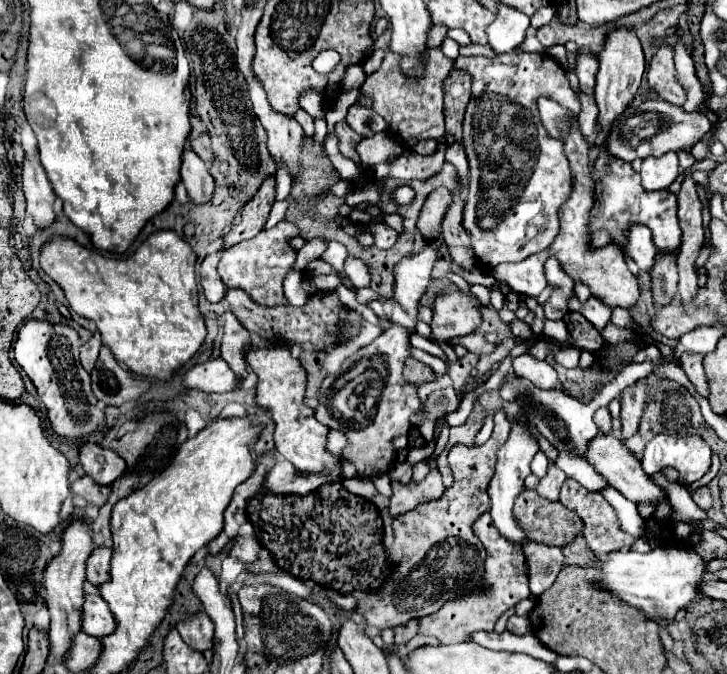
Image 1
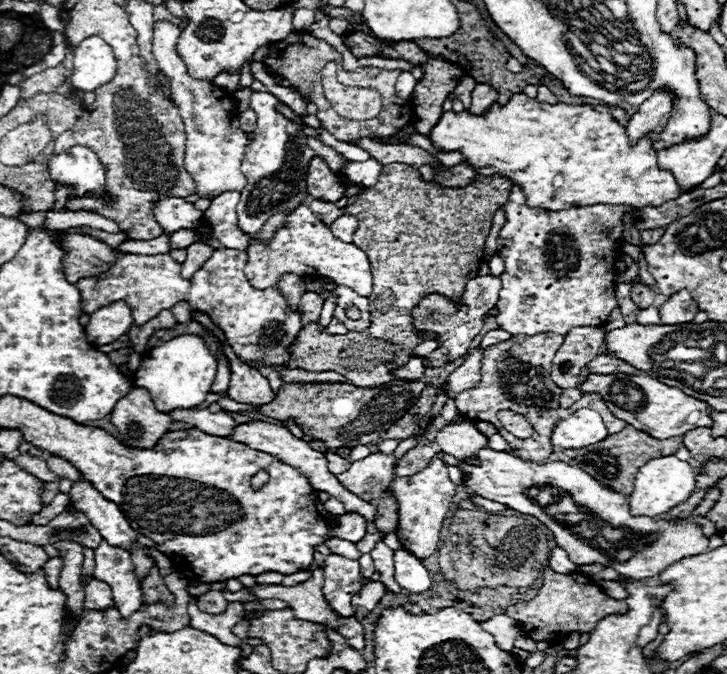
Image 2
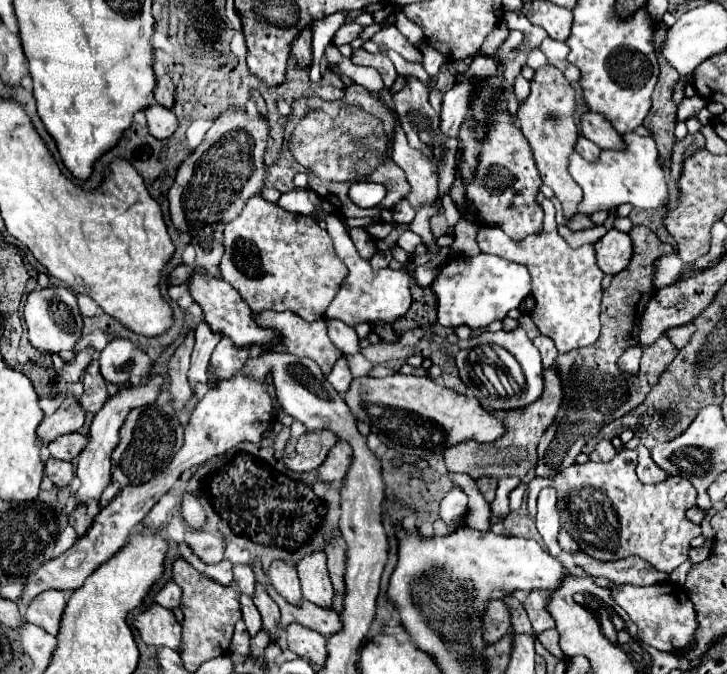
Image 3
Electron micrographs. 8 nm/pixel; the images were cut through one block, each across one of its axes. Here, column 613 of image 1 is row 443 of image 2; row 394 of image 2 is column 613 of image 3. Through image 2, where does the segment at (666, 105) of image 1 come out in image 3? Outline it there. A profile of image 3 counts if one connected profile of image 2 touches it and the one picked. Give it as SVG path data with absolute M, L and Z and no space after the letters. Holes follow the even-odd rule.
M588 112L582 116L580 130L598 148L608 148L608 150L626 148L626 144L622 144L622 134L604 116L598 116L594 112Z

